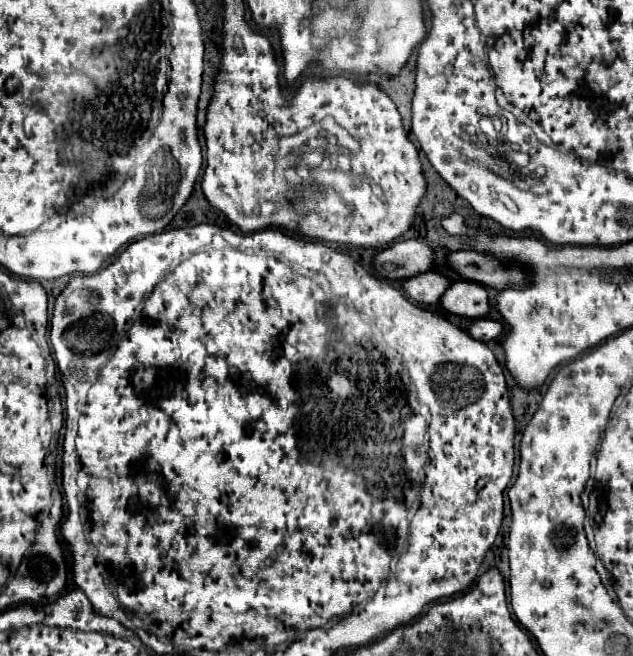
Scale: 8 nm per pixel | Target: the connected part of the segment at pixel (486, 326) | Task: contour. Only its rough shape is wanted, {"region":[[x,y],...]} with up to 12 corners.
{"region":[[479,318],[467,334],[479,342],[499,338],[499,322]]}

